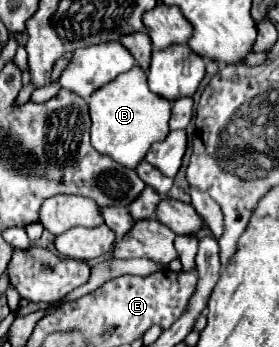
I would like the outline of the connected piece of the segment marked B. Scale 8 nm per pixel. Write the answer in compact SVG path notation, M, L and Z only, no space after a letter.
M134 66L128 72L120 74L116 80L112 80L112 84L104 84L104 88L98 88L90 96L88 108L92 120L92 146L100 154L114 158L126 168L136 168L136 164L146 156L148 148L154 142L164 140L170 132L170 102L150 92L146 84L146 72L140 66Z

